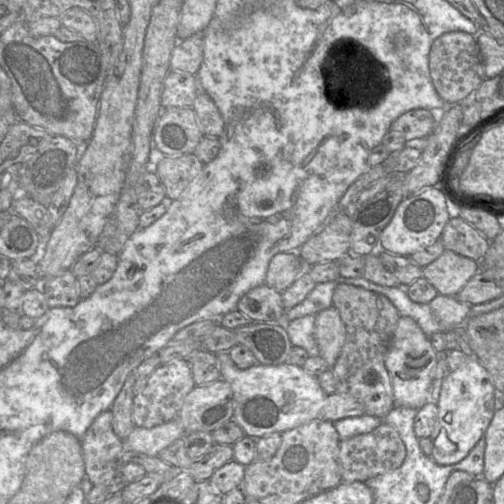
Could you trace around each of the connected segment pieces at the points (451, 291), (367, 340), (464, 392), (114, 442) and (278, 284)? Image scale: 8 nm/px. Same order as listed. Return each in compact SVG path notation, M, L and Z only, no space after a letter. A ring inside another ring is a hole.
M445 249L440 257L423 268L423 277L435 287L440 295L455 297L480 270L480 262Z
M346 283L337 285L332 302L346 328L345 343L331 369L336 381L335 394L353 396L363 404L366 415L383 419L395 407L385 356L401 316L386 296Z
M469 357L442 384L437 403L438 417L430 436L433 444L431 458L441 466L450 466L464 460L484 437L496 412L495 387L487 370L475 357Z
M110 409L94 419L80 442L86 477L93 486L108 486L118 473L119 456L126 449L125 442L114 432Z
M297 251L280 252L269 262L265 283L282 293L306 271L307 266Z

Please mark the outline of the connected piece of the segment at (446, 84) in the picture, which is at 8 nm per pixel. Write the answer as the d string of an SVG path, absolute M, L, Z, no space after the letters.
M453 31L438 37L430 49L429 70L432 84L444 101L449 104L468 101L486 79L476 36Z

